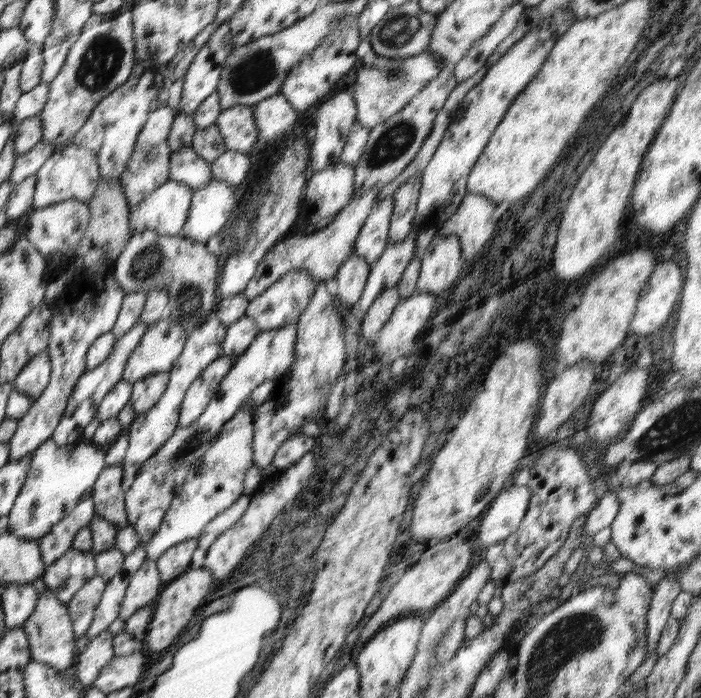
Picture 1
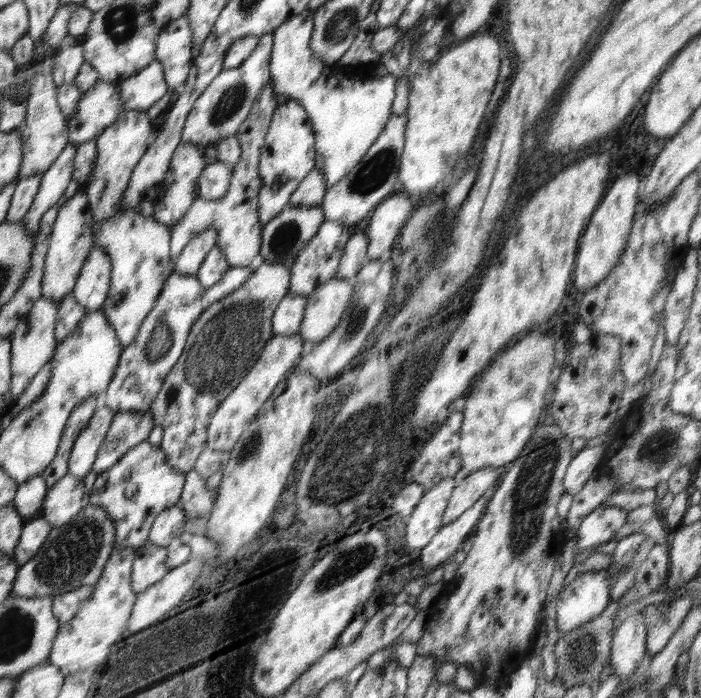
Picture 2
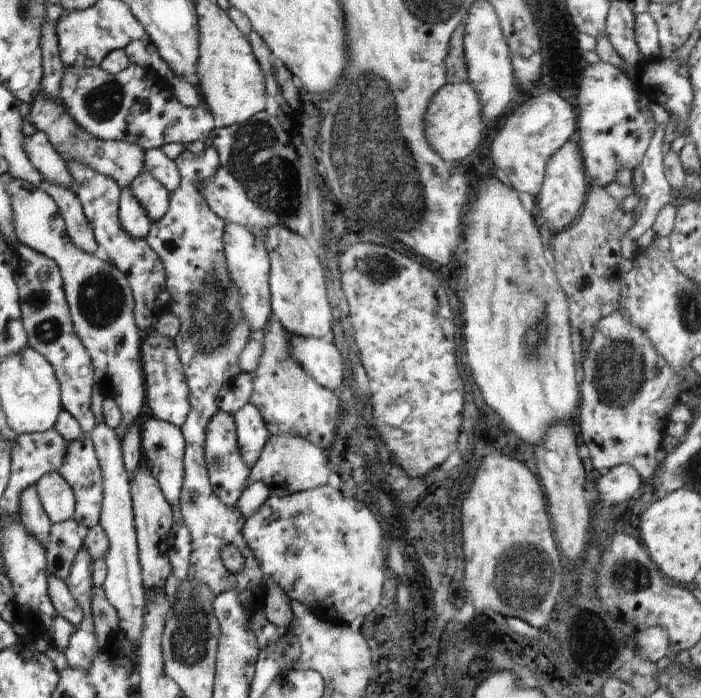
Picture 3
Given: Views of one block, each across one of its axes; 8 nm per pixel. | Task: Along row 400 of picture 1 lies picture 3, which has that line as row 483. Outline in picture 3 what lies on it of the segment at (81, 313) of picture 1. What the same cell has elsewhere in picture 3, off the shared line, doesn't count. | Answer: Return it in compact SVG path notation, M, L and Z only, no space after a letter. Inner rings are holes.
M58 471L42 475L35 487L52 525L73 518L75 496L72 487Z

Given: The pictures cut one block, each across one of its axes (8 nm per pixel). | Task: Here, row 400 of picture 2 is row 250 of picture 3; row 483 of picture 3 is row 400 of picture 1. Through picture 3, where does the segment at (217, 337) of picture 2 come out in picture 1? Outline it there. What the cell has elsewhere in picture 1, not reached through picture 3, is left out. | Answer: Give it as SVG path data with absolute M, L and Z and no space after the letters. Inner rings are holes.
M223 355L202 370L202 374L192 382L186 391L179 414L179 427L186 427L198 419L206 405L212 399L212 395L218 389L220 381L226 377L226 373L234 366L237 357Z

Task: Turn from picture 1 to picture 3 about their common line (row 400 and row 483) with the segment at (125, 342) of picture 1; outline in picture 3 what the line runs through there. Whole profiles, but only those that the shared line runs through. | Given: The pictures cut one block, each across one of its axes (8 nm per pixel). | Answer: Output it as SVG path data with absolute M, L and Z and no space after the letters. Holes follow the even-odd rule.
M84 435L83 439L67 444L64 460L57 471L72 487L75 496L73 519L76 521L76 524L79 524L83 531L87 531L93 526L98 525L103 505L102 475L90 435Z

